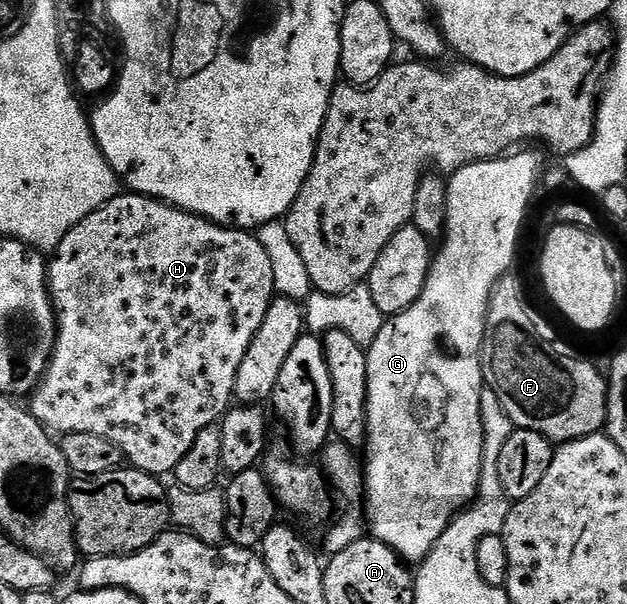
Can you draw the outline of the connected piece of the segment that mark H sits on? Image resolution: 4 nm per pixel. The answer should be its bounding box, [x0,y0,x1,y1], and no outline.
[30,194,277,478]

